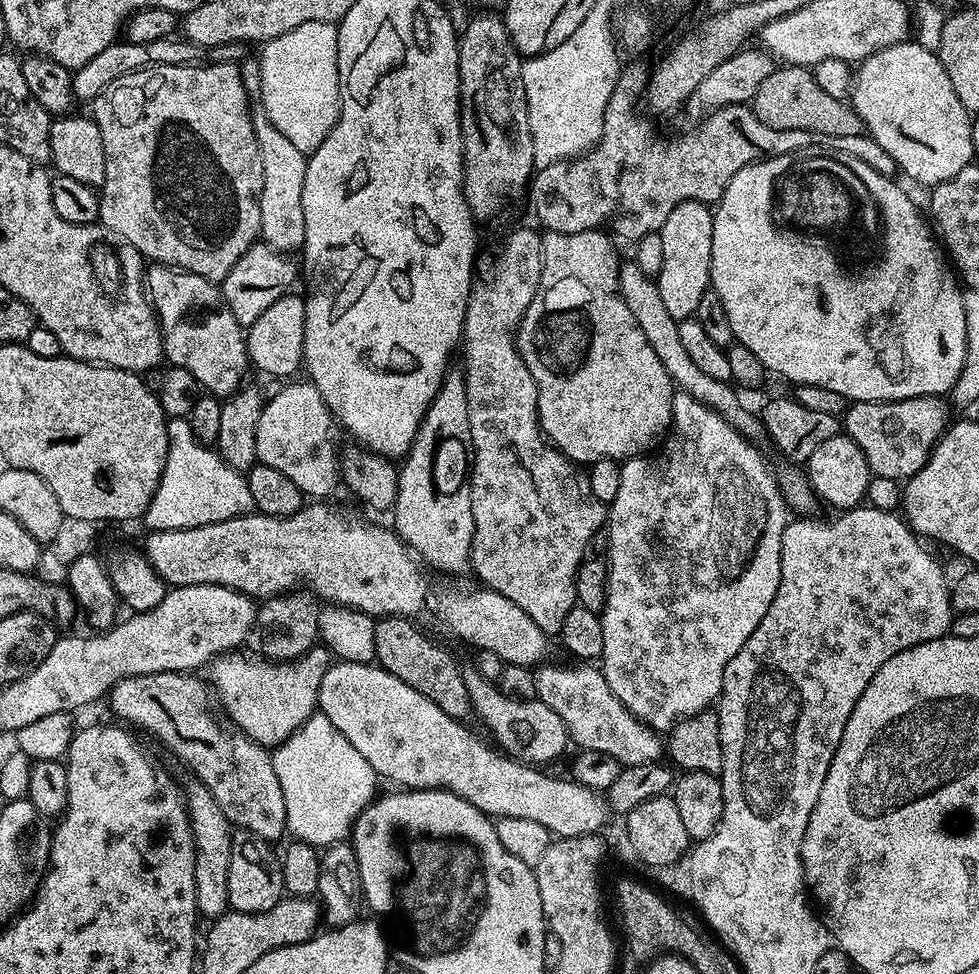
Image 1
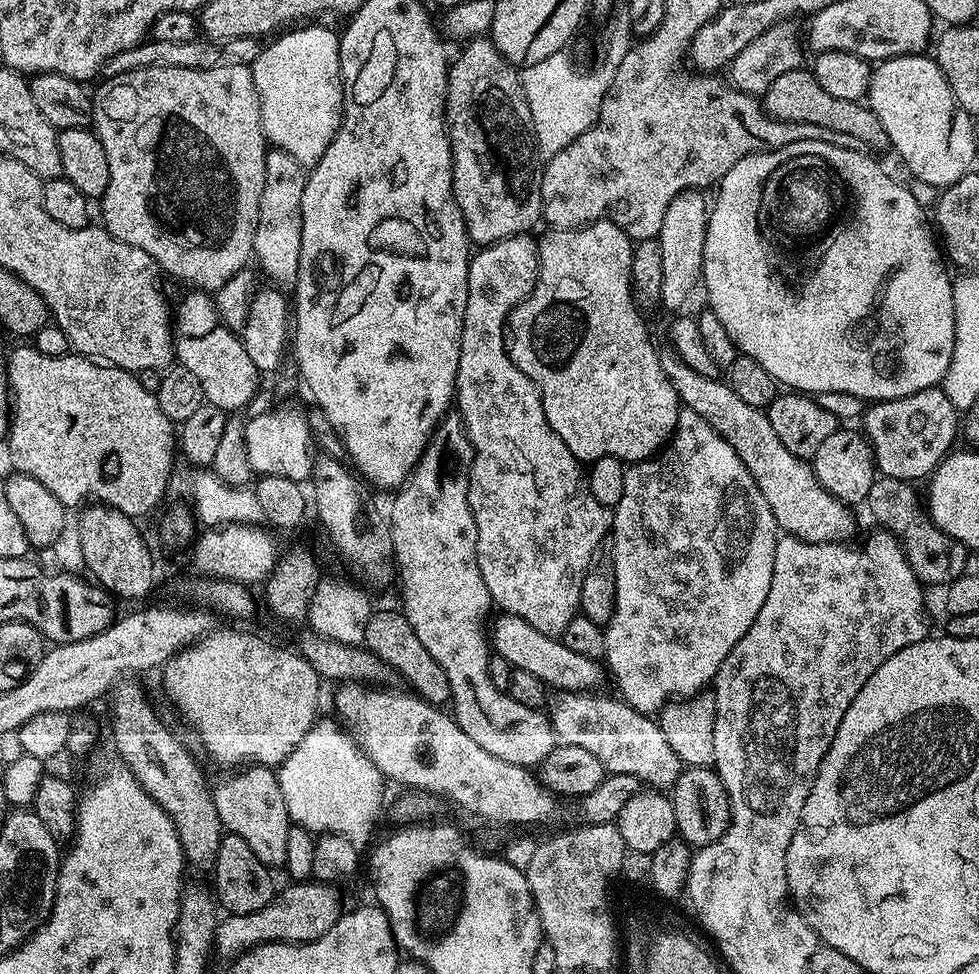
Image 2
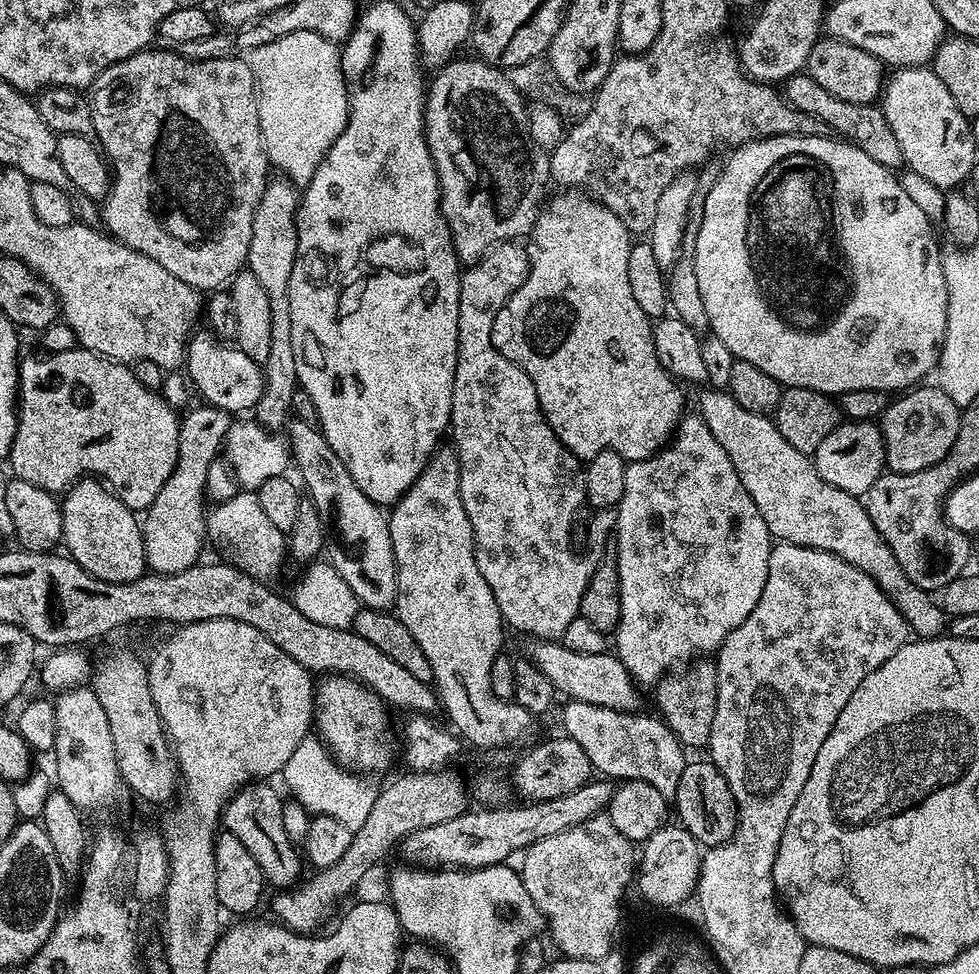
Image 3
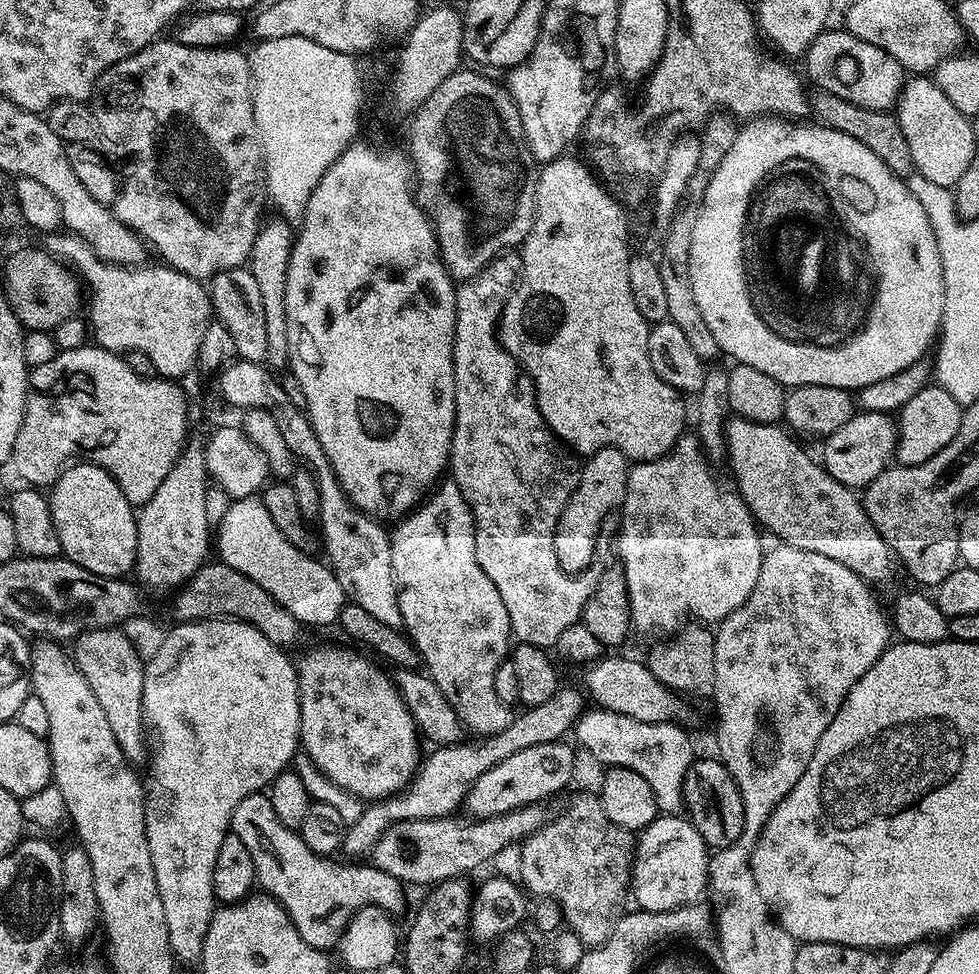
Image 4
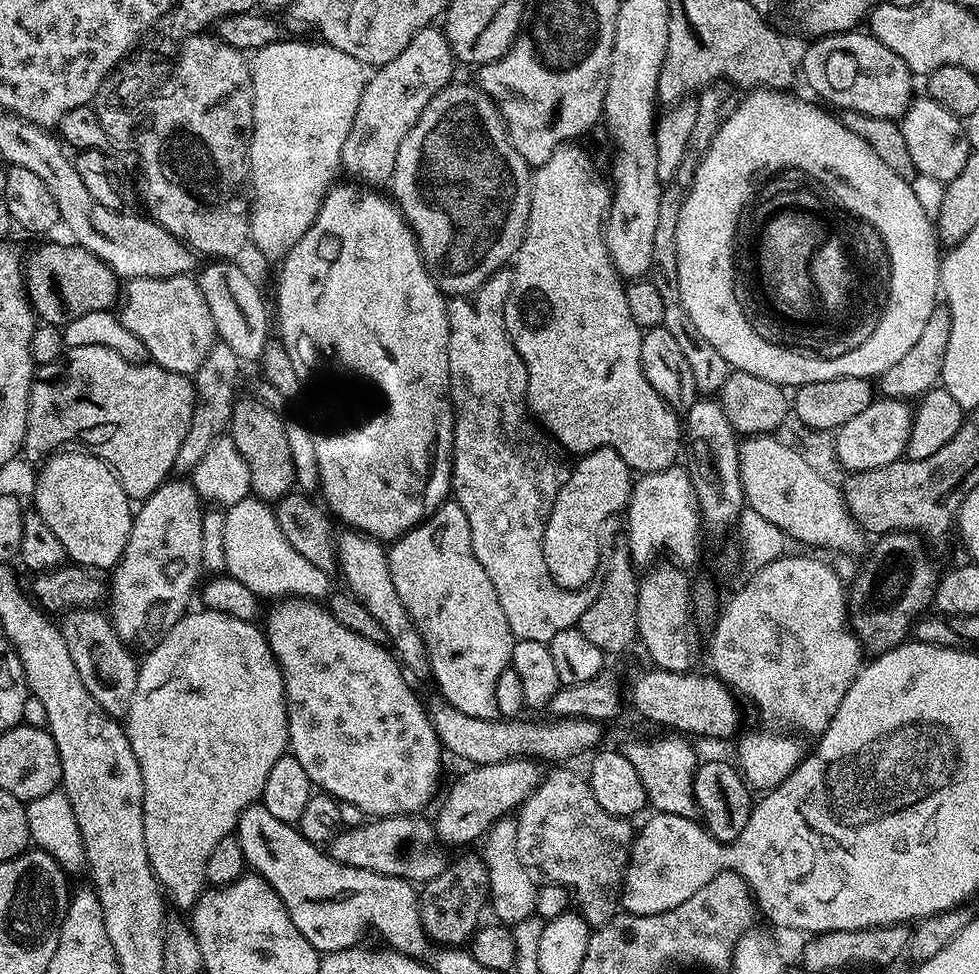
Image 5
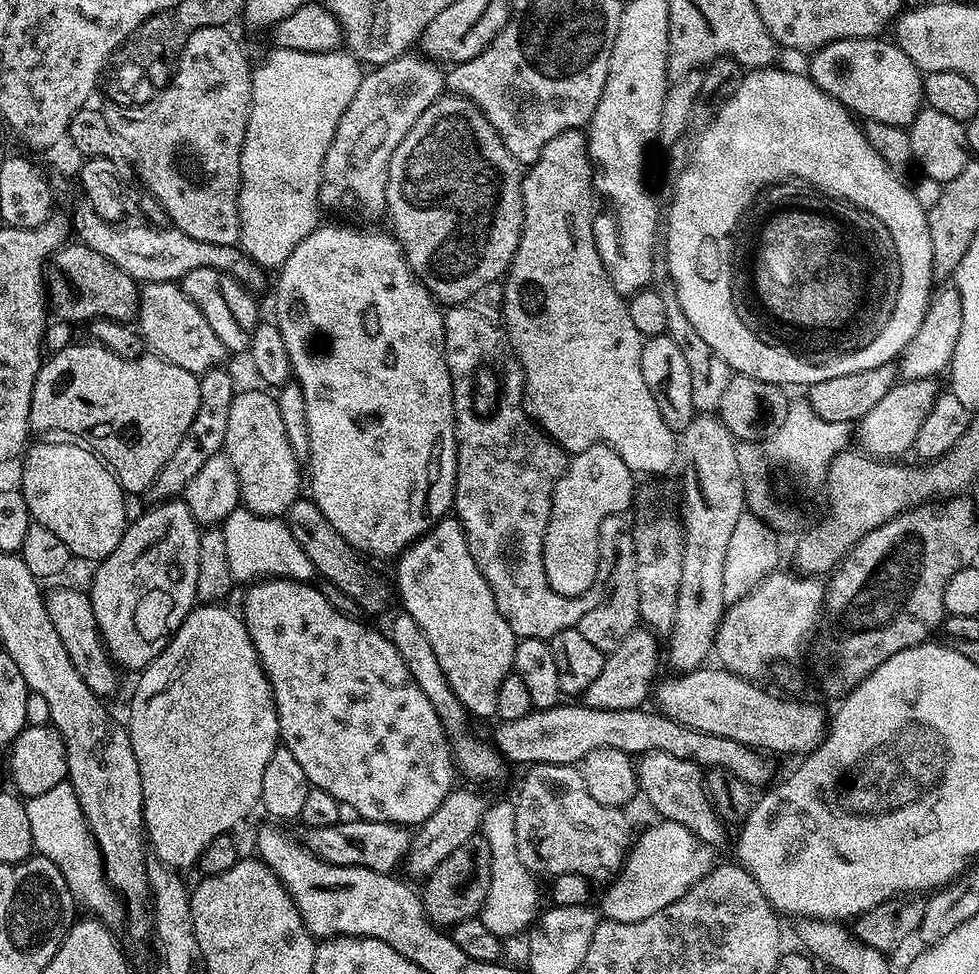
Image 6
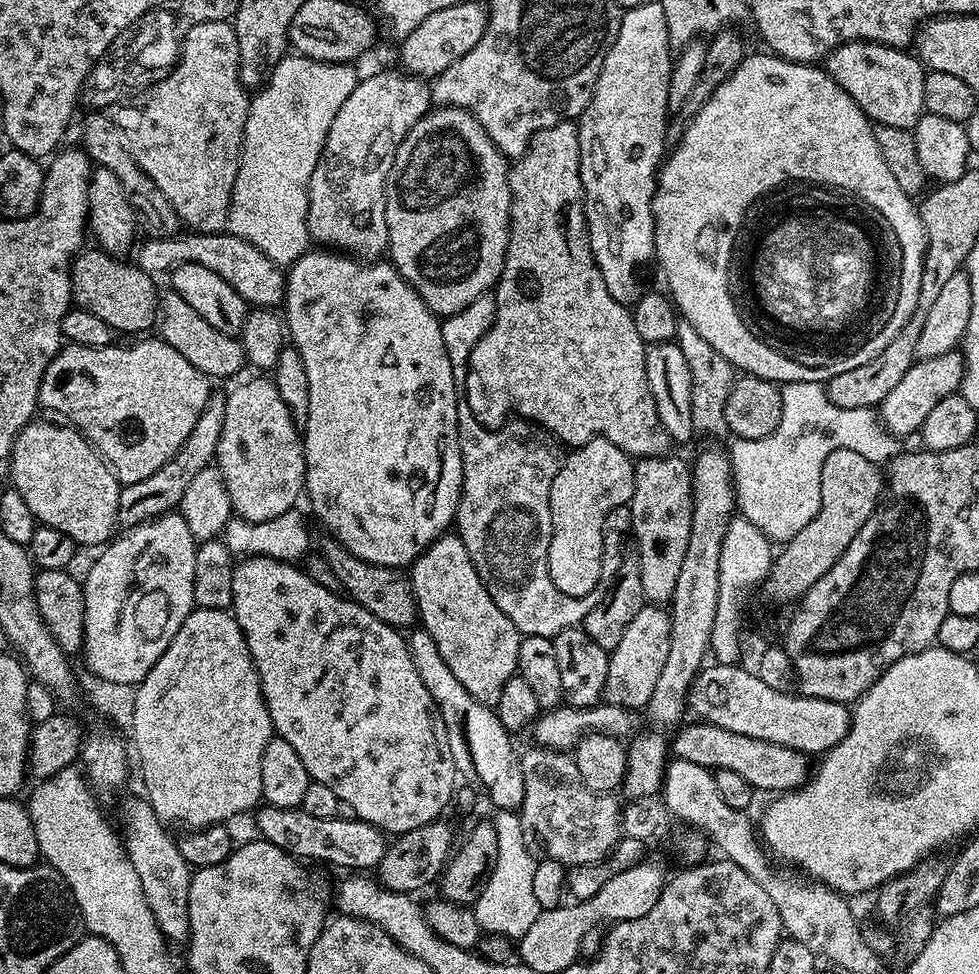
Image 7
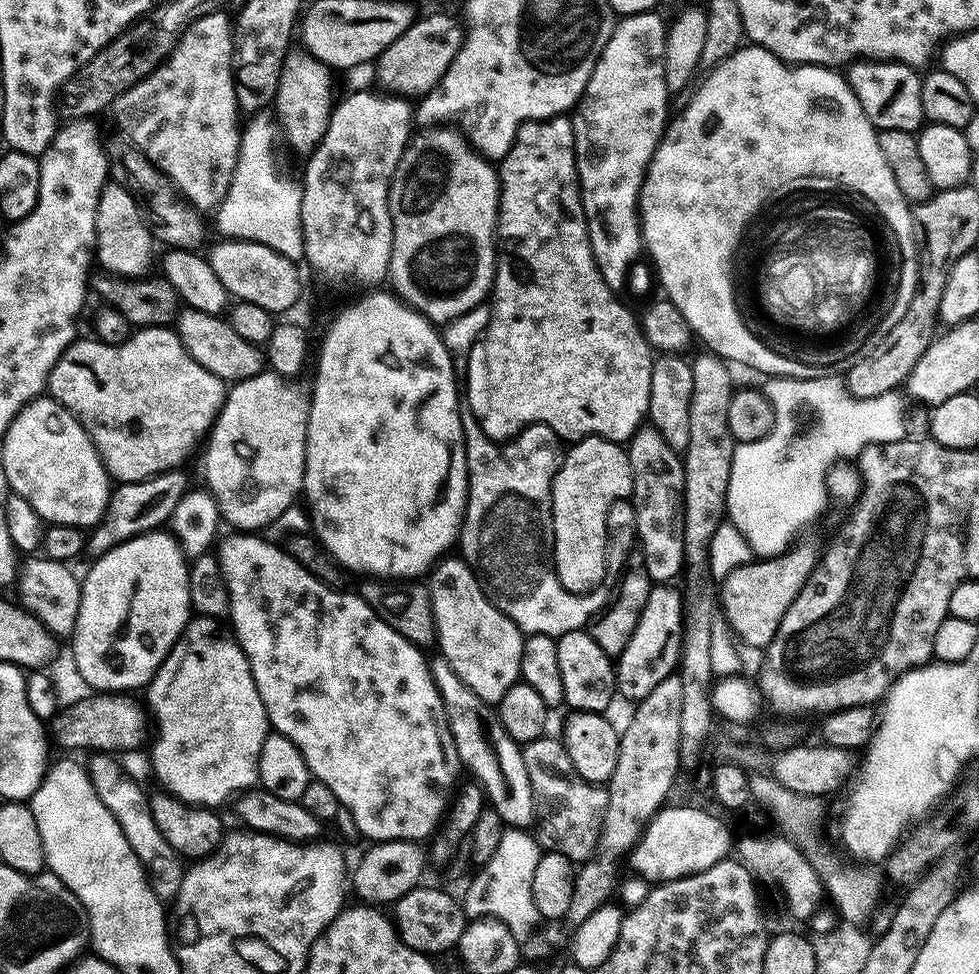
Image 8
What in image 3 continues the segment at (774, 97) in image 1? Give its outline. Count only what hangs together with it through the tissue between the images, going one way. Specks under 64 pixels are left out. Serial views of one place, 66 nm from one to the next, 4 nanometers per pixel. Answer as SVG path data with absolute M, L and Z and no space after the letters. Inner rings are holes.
M797 74L783 81L782 95L791 108L802 114L810 114L818 122L826 122L833 134L870 154L874 162L893 170L905 167L902 146L898 146L898 138L894 138L894 130L890 130L890 122L886 122L883 107L876 104L842 102L842 98L834 98L830 90L822 90L822 86L818 86L818 82L814 82L814 78L807 74Z

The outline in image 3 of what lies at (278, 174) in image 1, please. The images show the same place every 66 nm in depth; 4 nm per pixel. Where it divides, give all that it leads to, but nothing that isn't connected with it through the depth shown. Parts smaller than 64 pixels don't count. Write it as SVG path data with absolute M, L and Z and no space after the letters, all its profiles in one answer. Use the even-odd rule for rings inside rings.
M280 178L269 179L266 190L258 202L258 210L254 210L254 222L250 234L250 250L246 261L247 271L262 282L262 290L266 290L266 298L270 300L270 342L284 344L291 348L290 338L290 298L288 283L294 270L294 258L298 238L296 237L296 217L294 204L288 201L288 192L284 189L285 181Z

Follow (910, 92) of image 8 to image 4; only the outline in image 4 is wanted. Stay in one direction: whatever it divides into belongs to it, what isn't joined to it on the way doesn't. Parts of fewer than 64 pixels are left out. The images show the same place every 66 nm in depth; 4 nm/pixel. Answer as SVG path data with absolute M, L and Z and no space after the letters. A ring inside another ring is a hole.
M825 30L806 53L808 76L821 92L842 98L866 110L886 112L895 109L906 83L906 70L886 50L874 46L869 40L851 36L847 30Z

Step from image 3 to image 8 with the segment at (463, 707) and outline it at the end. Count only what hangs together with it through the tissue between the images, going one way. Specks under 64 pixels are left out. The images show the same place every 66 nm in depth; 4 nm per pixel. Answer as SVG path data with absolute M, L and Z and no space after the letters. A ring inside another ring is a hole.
M445 555L433 567L426 583L434 610L439 655L450 662L454 674L458 674L482 702L499 706L506 690L520 680L525 633L502 614L498 606L489 602L474 570L459 555Z

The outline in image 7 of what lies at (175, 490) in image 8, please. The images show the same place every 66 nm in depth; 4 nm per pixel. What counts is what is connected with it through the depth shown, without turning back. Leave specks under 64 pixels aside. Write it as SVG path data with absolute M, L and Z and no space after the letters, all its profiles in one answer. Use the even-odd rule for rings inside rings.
M213 391L208 397L202 414L198 414L198 422L194 422L194 430L190 430L190 435L186 437L186 442L182 442L178 454L174 458L170 458L170 462L166 462L166 466L158 466L158 470L154 470L154 474L150 474L150 478L142 478L142 482L125 484L121 487L120 497L118 498L118 524L121 529L133 528L142 522L153 520L159 516L166 515L167 512L179 509L182 502L182 494L186 494L186 489L190 487L190 482L193 478L202 470L213 467L216 451L218 450L218 438L222 436L222 422L225 418L225 393L223 391L221 393Z

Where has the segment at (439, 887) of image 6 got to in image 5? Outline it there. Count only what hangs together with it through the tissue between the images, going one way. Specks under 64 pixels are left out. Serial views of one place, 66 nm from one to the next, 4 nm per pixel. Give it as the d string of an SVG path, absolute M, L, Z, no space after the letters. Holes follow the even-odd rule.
M479 855L451 861L442 874L421 889L418 903L424 932L430 940L444 946L458 946L469 941L478 927L477 920L489 894L487 868Z

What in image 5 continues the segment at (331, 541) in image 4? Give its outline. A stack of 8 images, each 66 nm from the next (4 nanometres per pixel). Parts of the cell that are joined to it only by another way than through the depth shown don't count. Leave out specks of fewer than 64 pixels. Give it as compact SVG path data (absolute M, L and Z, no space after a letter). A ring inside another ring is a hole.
M344 530L335 537L336 554L339 569L343 572L347 591L370 612L370 615L382 625L388 635L387 643L391 651L398 657L401 665L413 677L429 675L428 651L426 642L422 642L422 634L414 626L406 606L402 606L402 598L398 598L398 590L394 590L394 582L390 577L387 549L371 536L363 532Z

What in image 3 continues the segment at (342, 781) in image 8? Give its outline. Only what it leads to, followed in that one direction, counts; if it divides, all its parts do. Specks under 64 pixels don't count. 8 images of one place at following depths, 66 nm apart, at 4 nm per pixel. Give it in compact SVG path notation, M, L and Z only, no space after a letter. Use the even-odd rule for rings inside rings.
M328 674L314 688L314 732L324 741L332 757L344 768L351 768L357 774L384 772L392 764L392 732L388 729L388 712L380 695L365 687L351 676Z

